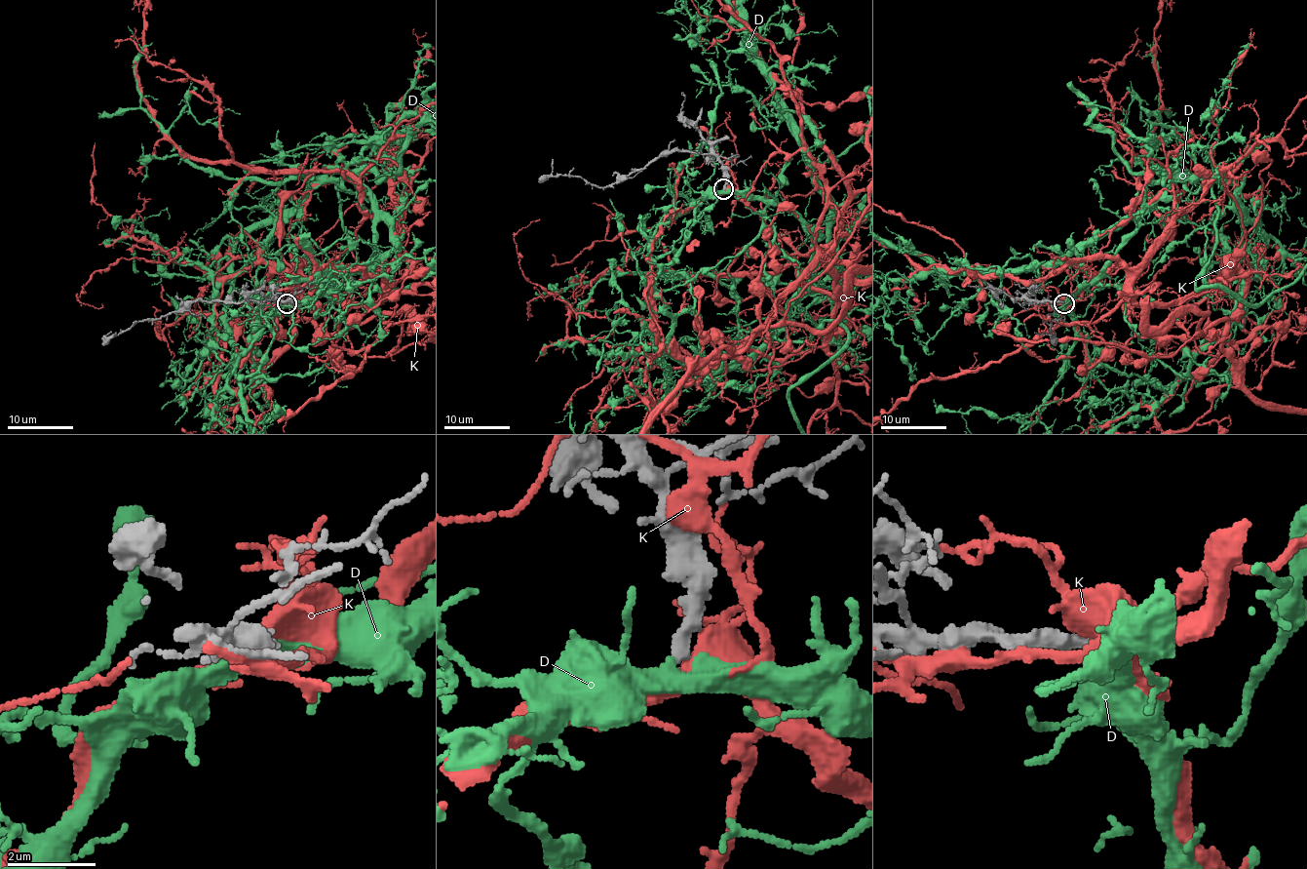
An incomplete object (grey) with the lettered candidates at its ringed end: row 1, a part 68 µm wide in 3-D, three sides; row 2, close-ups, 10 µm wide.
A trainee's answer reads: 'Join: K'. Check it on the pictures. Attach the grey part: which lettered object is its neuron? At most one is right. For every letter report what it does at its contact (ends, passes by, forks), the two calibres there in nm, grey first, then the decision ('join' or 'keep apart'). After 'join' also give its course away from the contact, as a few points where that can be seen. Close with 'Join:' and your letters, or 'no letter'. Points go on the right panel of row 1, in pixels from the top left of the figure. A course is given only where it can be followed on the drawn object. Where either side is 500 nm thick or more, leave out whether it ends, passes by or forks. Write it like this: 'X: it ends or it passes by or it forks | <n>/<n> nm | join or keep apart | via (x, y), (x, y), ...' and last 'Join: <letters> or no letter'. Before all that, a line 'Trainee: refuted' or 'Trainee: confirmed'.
Trainee: refuted
D: it passes by | 320/360 nm | join
K: 400/500 nm | keep apart
Join: D

